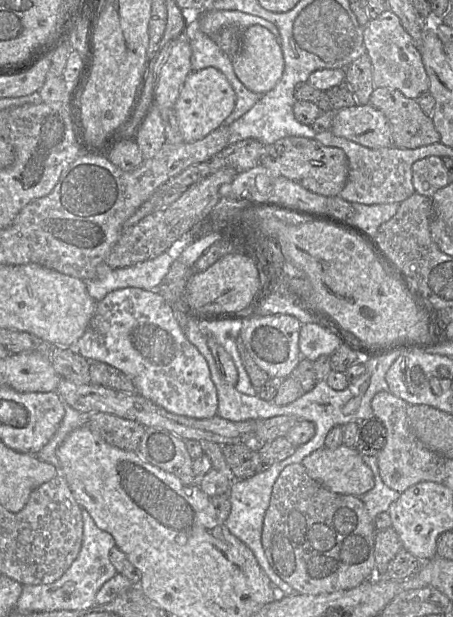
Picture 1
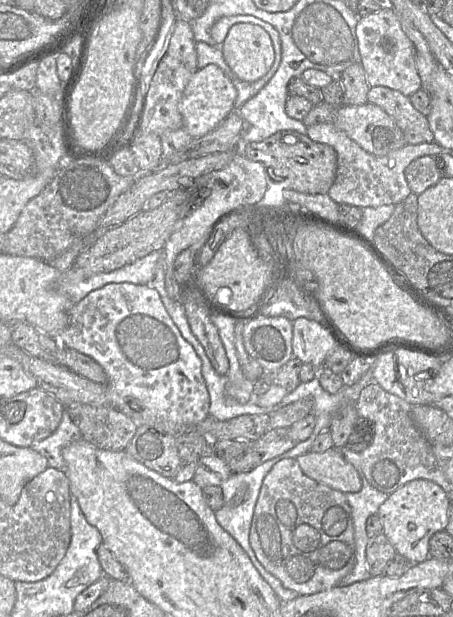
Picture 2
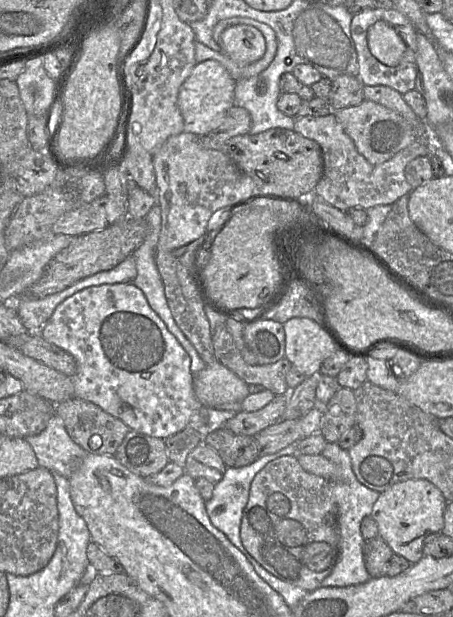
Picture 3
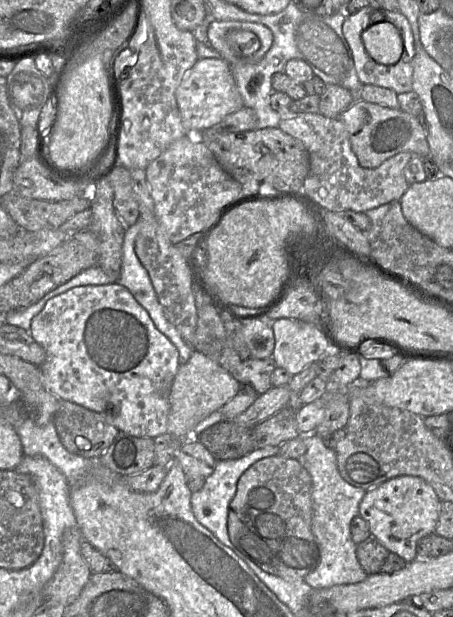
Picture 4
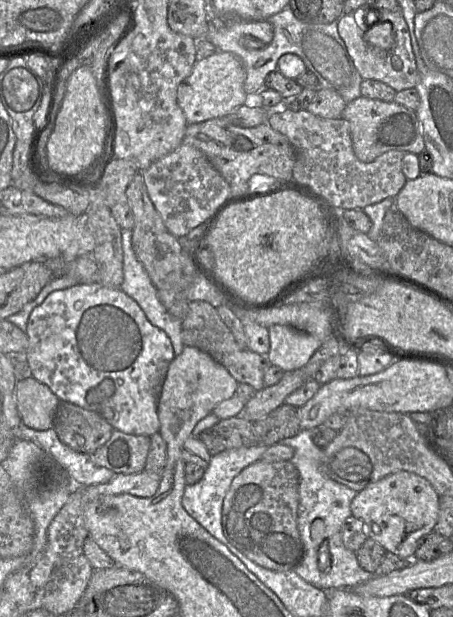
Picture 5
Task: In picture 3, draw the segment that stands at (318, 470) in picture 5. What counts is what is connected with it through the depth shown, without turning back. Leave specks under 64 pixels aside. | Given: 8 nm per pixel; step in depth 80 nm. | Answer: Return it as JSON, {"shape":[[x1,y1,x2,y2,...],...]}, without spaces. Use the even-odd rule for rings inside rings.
{"shape":[[326,443,321,455,341,469,341,480,327,480,331,488,331,497,336,505,338,526,337,558,331,573,321,582,321,587,351,586,370,579,363,556,364,538,360,531,363,518,370,516,373,505,380,493,362,485,355,477,348,450,336,443]]}

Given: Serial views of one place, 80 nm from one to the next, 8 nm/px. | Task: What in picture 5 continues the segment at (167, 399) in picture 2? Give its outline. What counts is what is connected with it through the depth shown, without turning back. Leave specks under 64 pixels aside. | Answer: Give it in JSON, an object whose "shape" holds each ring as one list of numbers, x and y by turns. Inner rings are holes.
{"shape":[[78,283,50,293,31,312,25,331,29,346,24,362,32,378,46,385,60,401,94,411,114,429,151,436,159,432,157,406,169,364,176,356,167,334,152,325,138,303,120,288]]}

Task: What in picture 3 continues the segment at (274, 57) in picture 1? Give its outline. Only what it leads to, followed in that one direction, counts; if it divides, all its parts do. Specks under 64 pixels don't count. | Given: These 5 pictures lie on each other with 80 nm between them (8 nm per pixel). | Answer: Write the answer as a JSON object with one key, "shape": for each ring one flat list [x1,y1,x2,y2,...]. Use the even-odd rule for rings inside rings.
{"shape":[[238,24,222,34,224,56,238,64,250,64,263,57,266,42,263,34,250,25]]}

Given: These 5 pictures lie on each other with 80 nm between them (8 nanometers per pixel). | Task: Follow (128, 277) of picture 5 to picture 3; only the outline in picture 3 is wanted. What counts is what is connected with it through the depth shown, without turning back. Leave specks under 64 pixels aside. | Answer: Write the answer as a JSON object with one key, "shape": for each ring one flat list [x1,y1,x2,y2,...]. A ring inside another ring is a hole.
{"shape":[[155,204,148,214,145,217,146,223,148,225,148,234,144,240,144,242,133,252,132,257,135,260,137,274,132,283,138,287,145,295,148,304,152,308,152,310,163,320,167,329,176,337,178,342,190,356,191,364,190,369,193,374,202,370,207,363,201,358,198,354,194,346,190,343,190,341,185,337,182,331,177,326,172,313,167,304,167,300,164,293,164,286,158,272,158,269,155,264,155,249,158,245,159,233,161,227,161,211,158,204]]}

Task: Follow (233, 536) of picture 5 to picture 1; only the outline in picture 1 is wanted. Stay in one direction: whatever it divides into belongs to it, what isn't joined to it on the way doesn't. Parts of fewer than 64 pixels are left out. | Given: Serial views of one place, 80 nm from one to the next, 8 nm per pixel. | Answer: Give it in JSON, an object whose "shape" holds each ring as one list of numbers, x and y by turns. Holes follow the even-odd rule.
{"shape":[[298,463,286,466,273,485,270,503,263,520,261,542,271,568,283,581,300,593,300,595,318,595,352,589,375,576,374,546,376,533,377,530,374,526,374,519,371,519,364,503,358,496,337,494,328,490,326,487,310,478,306,469,302,464]]}

